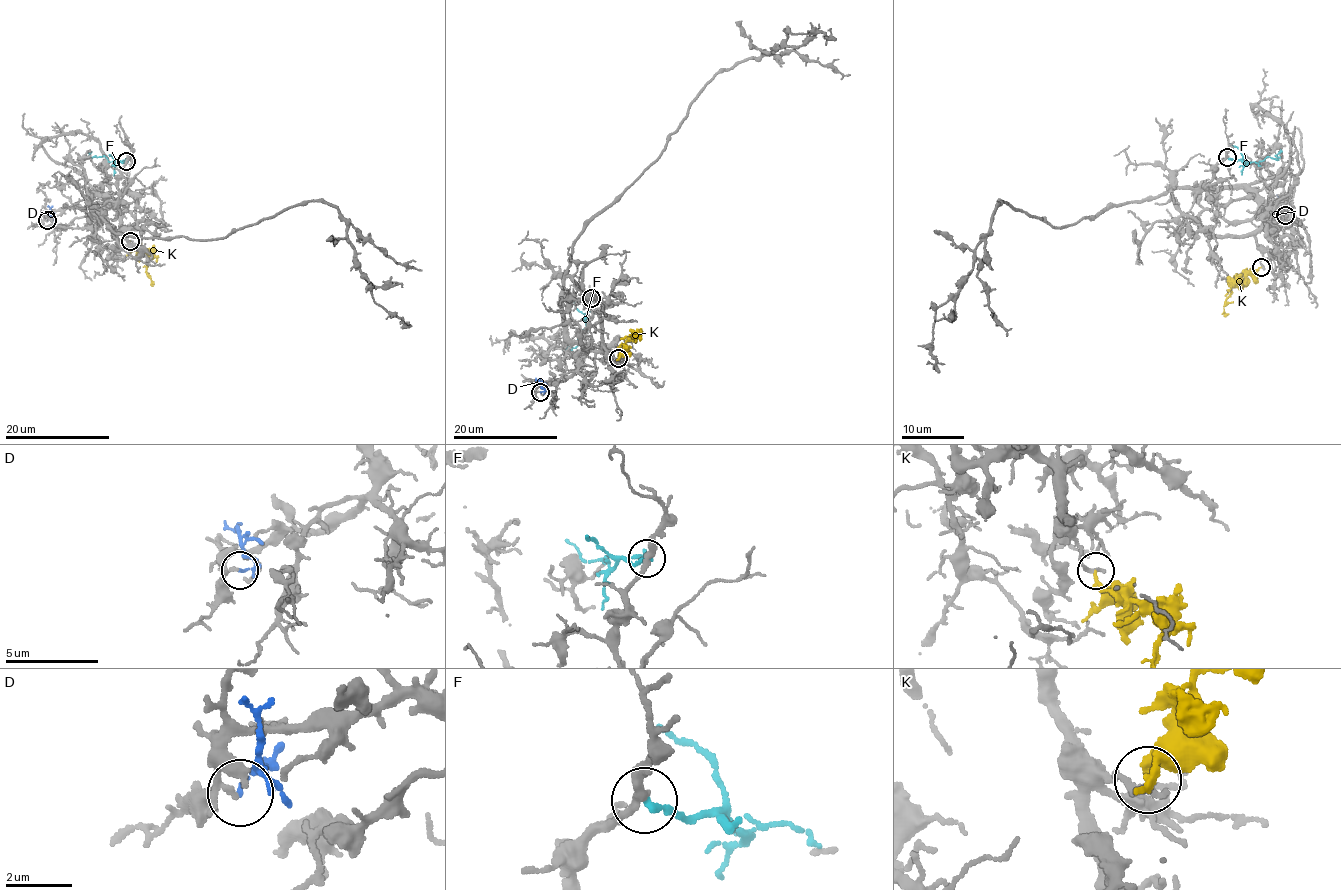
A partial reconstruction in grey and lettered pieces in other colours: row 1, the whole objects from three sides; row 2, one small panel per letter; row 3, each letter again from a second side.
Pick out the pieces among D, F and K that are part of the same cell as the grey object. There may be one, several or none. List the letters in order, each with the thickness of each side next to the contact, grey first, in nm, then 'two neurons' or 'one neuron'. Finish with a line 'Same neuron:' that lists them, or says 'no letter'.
D: calibres 130 and 130 nm; two neurons
F: calibres 300 and 200 nm; two neurons
K: calibres 260 and 160 nm; two neurons
Same neuron: no letter

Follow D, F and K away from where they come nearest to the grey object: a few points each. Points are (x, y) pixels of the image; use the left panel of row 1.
D: (48, 221), (52, 216), (48, 206)
F: (127, 161), (108, 161), (104, 156), (92, 157), (88, 151)
K: (130, 240), (132, 245), (149, 257), (147, 273), (151, 286)

